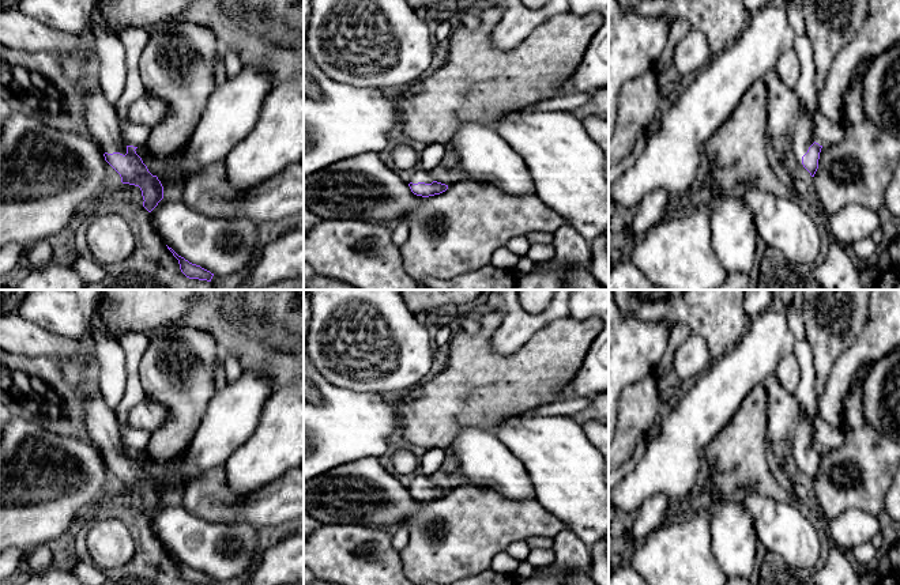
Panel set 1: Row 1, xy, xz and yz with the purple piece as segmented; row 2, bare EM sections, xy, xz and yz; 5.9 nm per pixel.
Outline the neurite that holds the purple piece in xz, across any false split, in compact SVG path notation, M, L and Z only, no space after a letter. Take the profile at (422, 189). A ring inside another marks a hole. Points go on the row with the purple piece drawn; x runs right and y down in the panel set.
M421 167L414 169L408 186L414 195L422 197L440 195L448 189L448 185L434 181L429 171Z

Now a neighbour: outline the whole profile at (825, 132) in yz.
M806 34L795 37L794 50L801 65L801 73L794 88L798 97L806 102L806 109L811 113L814 141L820 146L837 144L844 137L843 127L831 121L818 107L818 94L814 87L816 64L813 46Z

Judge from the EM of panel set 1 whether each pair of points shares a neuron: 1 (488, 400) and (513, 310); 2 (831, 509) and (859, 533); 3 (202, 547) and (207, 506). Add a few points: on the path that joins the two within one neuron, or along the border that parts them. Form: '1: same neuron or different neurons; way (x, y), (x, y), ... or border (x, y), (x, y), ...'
1: different neurons; border (530, 339), (508, 354), (499, 354), (490, 346)
2: different neurons; border (870, 512), (850, 509), (828, 521)
3: different neurons; border (183, 506), (207, 521), (237, 523)

